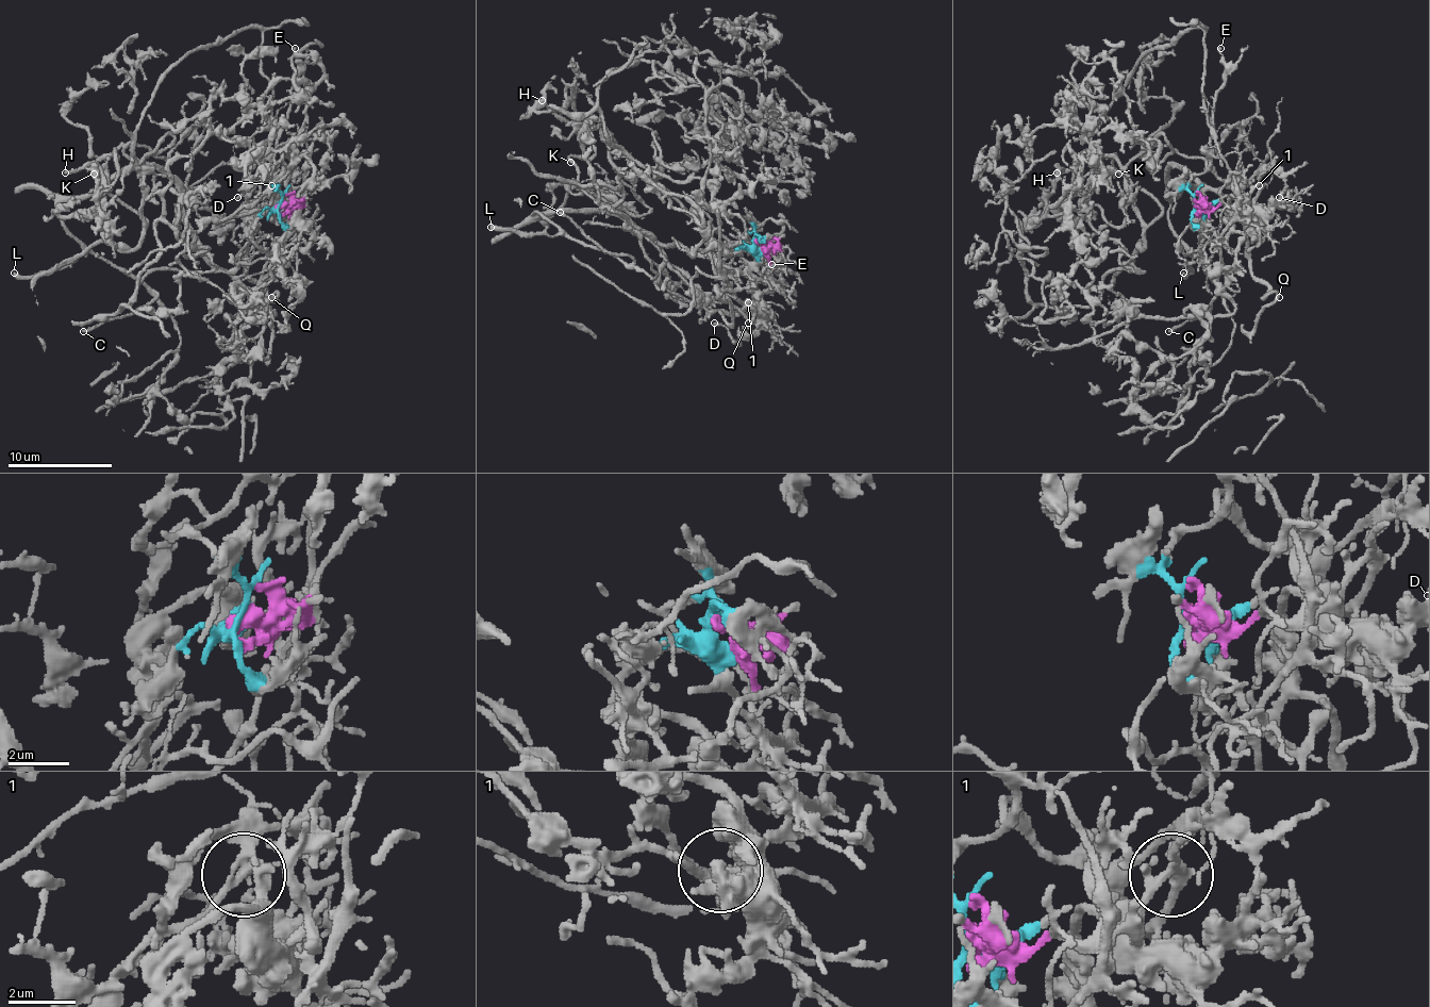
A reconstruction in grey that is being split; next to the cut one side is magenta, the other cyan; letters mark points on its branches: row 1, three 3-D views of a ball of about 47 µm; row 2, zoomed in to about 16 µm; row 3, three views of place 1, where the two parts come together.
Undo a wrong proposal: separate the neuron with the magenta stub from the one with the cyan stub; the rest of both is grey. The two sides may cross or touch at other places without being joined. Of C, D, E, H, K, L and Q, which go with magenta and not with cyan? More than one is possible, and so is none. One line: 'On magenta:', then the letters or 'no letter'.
On magenta: C, D, L, Q

